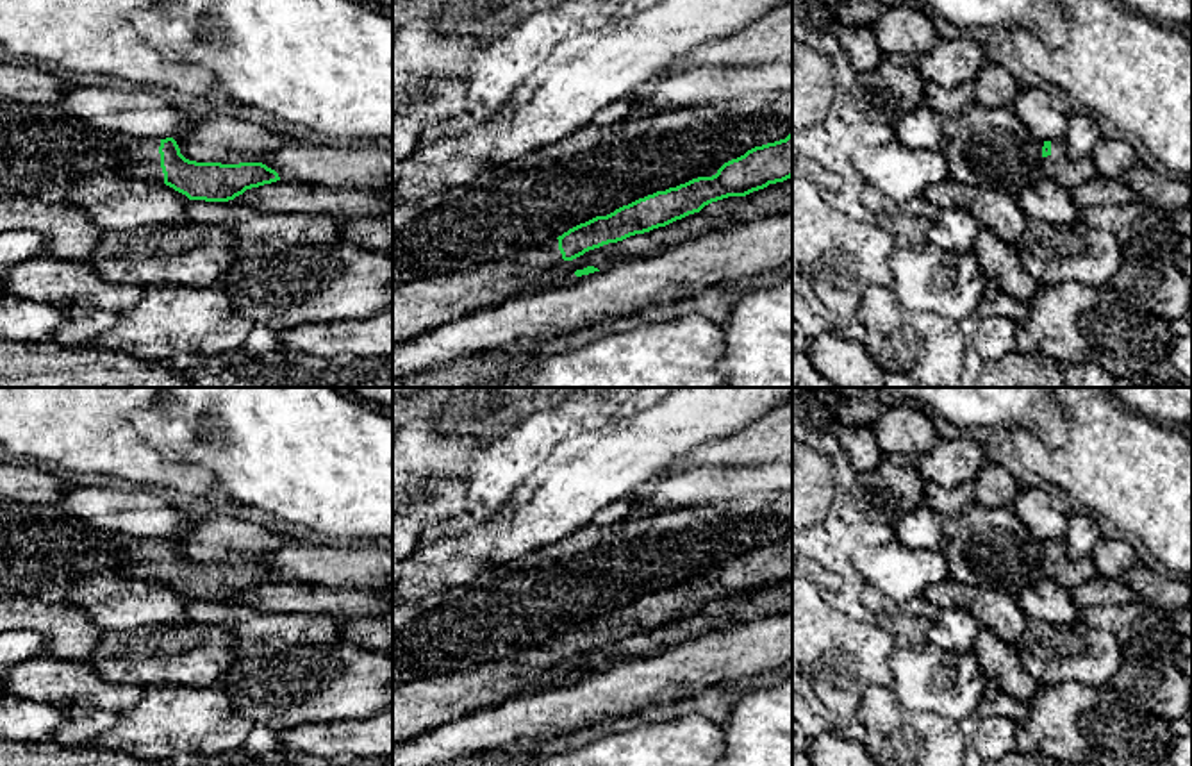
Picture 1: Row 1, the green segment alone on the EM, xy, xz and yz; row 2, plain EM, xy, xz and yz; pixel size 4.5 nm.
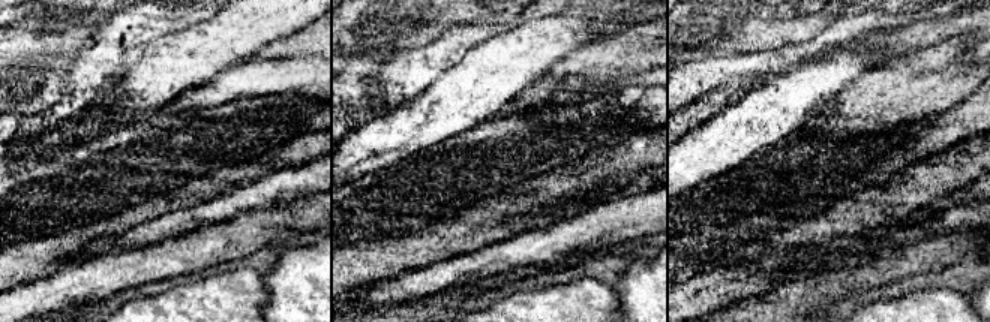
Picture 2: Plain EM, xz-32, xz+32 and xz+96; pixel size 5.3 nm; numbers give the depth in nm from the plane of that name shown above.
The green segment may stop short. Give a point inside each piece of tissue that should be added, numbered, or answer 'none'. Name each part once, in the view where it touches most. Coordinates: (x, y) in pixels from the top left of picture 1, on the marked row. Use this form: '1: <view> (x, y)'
1: xy (140, 158)

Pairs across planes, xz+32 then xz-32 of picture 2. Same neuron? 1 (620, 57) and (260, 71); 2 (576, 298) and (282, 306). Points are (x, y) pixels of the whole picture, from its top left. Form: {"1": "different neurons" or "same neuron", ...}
{"1": "different neurons", "2": "different neurons"}

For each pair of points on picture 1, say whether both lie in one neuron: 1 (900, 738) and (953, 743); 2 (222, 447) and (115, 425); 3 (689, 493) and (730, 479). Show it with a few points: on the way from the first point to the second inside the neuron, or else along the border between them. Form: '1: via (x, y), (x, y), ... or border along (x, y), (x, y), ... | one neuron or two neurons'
1: via (912, 741), (941, 743) | one neuron
2: border along (132, 409), (132, 425), (168, 459) | two neurons
3: via (700, 486), (720, 484) | one neuron

